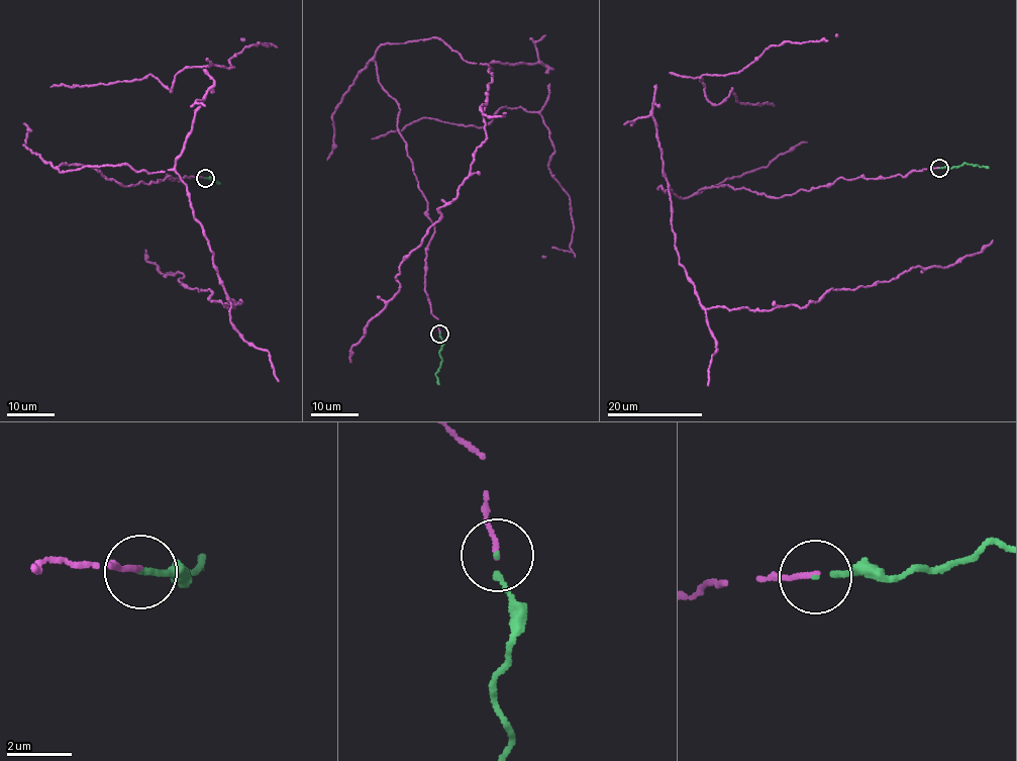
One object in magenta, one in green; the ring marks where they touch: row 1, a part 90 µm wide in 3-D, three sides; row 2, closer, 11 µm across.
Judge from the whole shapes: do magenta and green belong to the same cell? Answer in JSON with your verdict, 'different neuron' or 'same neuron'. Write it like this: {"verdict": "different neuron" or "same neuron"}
{"verdict": "same neuron"}

